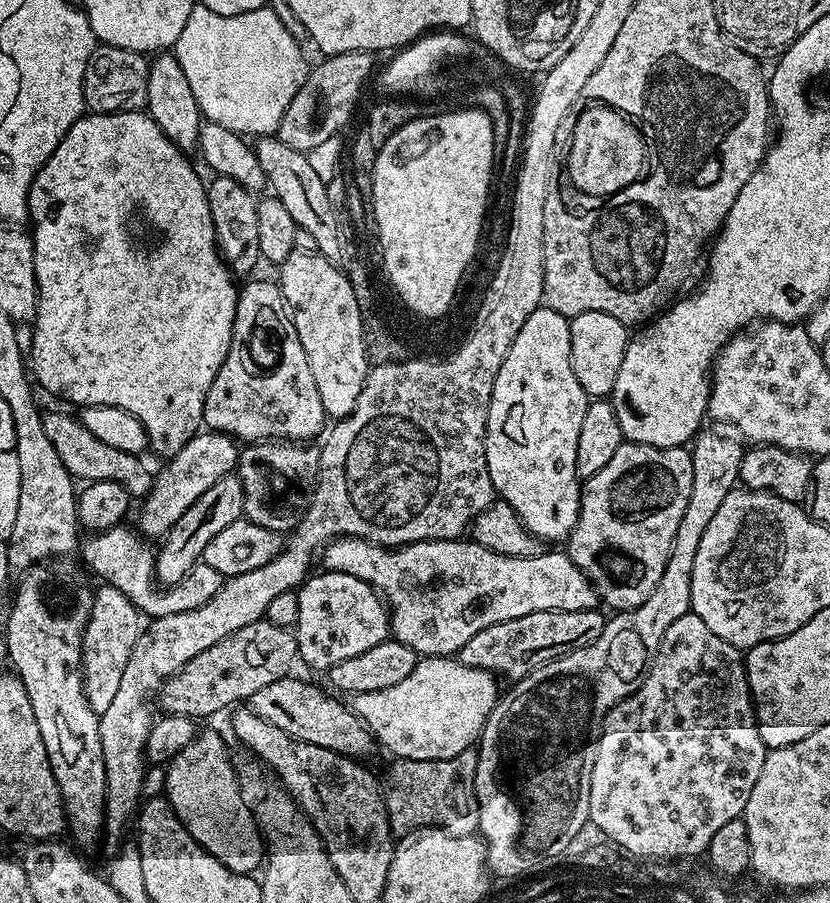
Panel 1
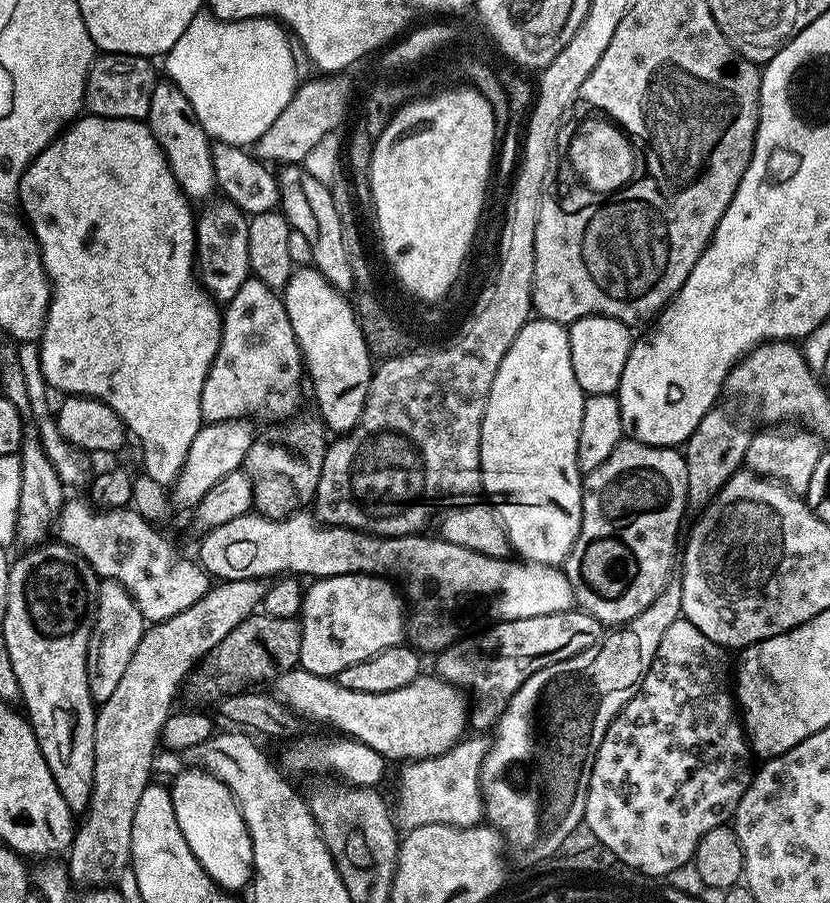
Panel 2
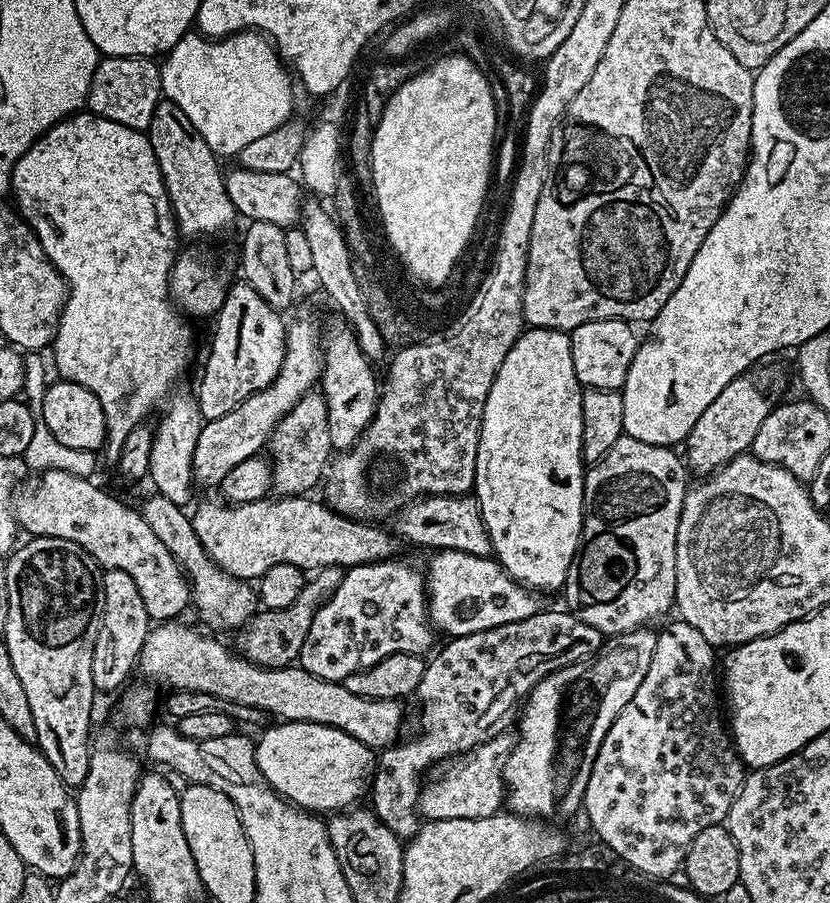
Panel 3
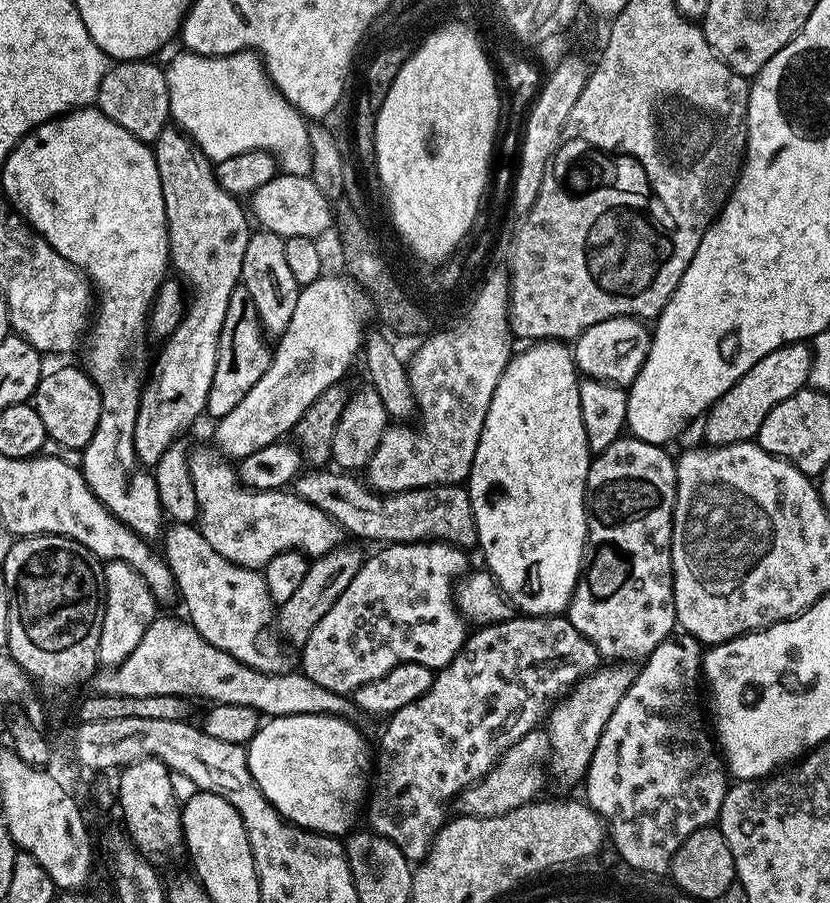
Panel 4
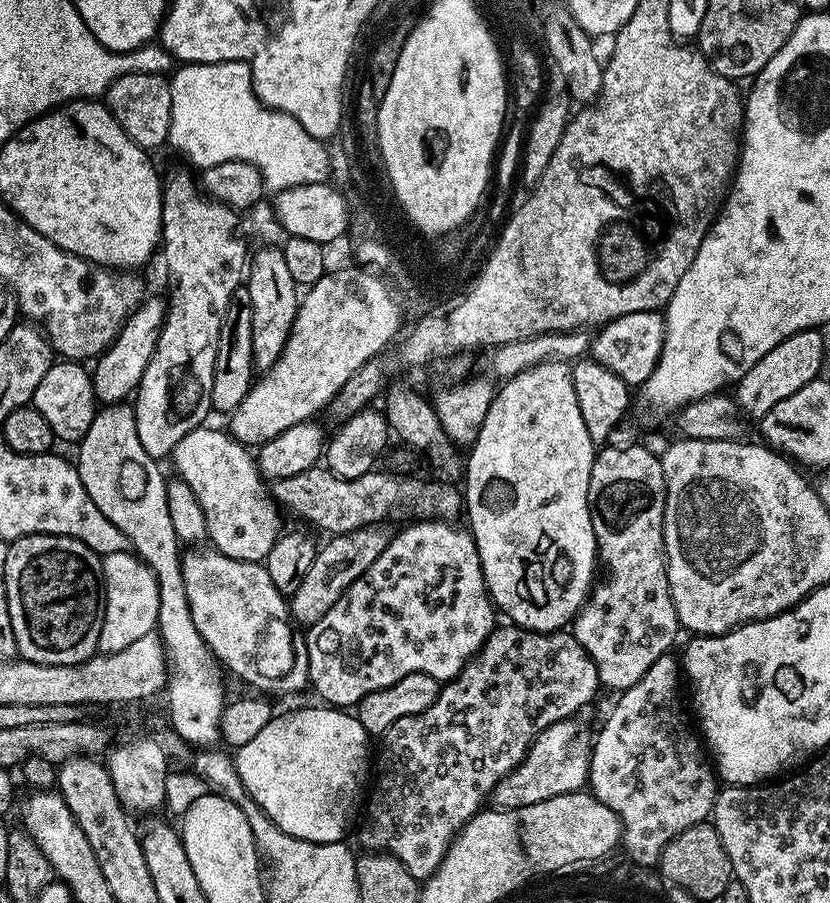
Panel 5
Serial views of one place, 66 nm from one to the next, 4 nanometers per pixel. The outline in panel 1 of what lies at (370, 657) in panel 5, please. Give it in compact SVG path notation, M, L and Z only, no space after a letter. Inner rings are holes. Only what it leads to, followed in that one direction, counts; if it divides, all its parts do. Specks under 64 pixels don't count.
M321 571L321 576L317 574L309 575L308 579L300 585L296 592L298 598L298 622L295 626L296 634L296 650L301 661L305 660L312 668L324 668L331 670L338 662L346 662L346 658L354 658L354 654L366 654L366 650L370 650L370 646L378 646L383 640L389 639L390 625L388 622L388 610L379 592L375 592L370 584L362 582L362 578L354 578L350 574L342 574L341 572Z

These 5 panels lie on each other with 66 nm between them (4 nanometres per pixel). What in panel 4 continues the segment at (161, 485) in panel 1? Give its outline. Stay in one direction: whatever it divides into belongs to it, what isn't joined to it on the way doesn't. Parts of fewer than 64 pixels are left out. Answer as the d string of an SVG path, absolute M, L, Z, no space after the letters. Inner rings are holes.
M322 274L314 282L301 287L290 323L286 325L286 330L278 337L271 349L272 361L266 374L262 374L262 378L258 378L258 382L250 386L246 398L242 398L242 402L238 402L238 406L234 406L230 414L221 416L215 421L217 444L215 447L229 461L242 461L250 454L254 454L254 450L262 450L262 446L283 441L287 437L284 435L287 432L289 435L295 429L302 414L310 410L314 398L318 398L322 390L341 383L345 379L343 376L347 374L348 367L355 360L357 363L366 335L366 327L364 328L363 322L360 321L360 308L356 305L358 288L351 279L343 275L340 275L341 277L328 275Z

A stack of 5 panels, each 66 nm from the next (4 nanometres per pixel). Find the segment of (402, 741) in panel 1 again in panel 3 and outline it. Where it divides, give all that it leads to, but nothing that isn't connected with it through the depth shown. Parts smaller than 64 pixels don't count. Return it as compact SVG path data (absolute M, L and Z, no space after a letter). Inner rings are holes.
M160 622L155 625L149 631L146 642L142 646L140 651L140 659L138 661L138 672L141 672L143 679L145 681L151 682L153 685L159 686L164 690L175 690L177 692L201 692L202 694L214 694L218 698L226 698L230 702L235 704L248 705L251 708L259 708L263 713L268 714L270 712L272 715L276 716L274 718L279 718L281 721L287 722L289 720L297 720L298 722L310 722L311 724L325 724L331 728L337 728L342 730L346 734L350 734L354 738L358 738L358 742L362 742L373 750L383 750L395 743L397 743L398 737L401 735L400 723L404 720L404 704L399 700L371 700L370 698L362 698L358 694L350 694L350 690L346 690L346 686L343 682L337 682L334 680L323 680L318 678L314 674L310 674L306 669L299 666L289 666L286 668L263 668L257 664L252 664L248 660L244 659L243 656L237 654L235 651L228 652L228 648L224 644L219 644L212 636L203 636L200 632L195 632L188 624L180 624L181 622Z

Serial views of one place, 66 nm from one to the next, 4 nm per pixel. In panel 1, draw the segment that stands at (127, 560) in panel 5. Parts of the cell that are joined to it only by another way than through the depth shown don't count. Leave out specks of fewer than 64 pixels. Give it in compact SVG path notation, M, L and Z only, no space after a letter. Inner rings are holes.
M101 583L99 587L92 593L92 609L84 627L82 651L84 693L97 714L110 707L110 701L114 699L126 670L130 650L134 650L134 642L142 627L141 613L137 612L130 598L122 594L122 590L114 590L114 586L105 583Z

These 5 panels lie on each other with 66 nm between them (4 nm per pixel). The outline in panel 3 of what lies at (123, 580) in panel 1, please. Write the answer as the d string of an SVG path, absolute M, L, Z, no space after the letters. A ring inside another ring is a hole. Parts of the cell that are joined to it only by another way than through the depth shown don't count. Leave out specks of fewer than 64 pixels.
M50 469L41 471L37 482L33 488L28 488L24 493L21 491L15 497L14 507L16 510L16 522L21 529L28 531L29 537L33 536L53 536L54 538L66 538L82 550L86 550L99 563L104 570L122 570L134 578L134 586L138 586L138 594L142 594L142 602L146 606L149 621L152 622L172 622L184 607L189 607L192 599L192 588L188 577L180 568L170 550L150 530L143 518L140 510L131 508L128 504L123 504L116 496L111 496L104 488L99 488L91 479L86 477L76 477L74 474L66 473L64 470Z

